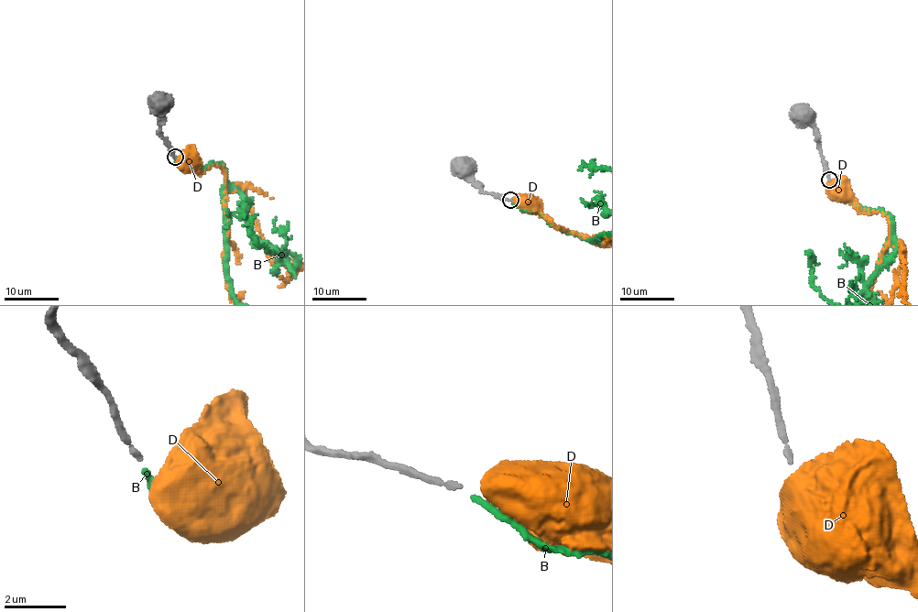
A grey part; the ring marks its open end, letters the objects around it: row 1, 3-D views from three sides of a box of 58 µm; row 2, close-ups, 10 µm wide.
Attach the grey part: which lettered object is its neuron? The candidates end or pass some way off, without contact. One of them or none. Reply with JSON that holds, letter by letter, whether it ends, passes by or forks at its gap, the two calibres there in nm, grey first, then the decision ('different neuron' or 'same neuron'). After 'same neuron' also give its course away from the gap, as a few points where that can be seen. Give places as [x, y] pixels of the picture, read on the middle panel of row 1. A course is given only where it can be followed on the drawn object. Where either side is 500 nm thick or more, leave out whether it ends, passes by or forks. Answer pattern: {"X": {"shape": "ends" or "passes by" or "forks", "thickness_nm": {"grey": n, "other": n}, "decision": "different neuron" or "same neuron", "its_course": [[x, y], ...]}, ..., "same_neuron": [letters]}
{"B": {"shape": "ends", "thickness_nm": {"grey": 150, "other": 180}, "decision": "same neuron"}, "D": {"thickness_nm": {"grey": 150, "other": 800}, "decision": "different neuron"}, "same_neuron": ["B"]}

